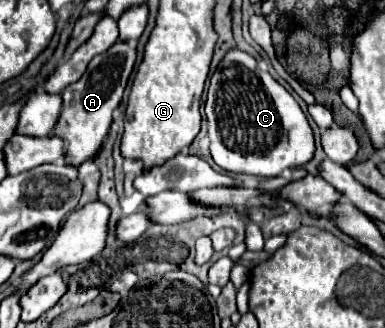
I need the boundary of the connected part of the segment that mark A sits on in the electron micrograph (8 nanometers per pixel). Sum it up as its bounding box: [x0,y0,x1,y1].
[54,41,138,165]

